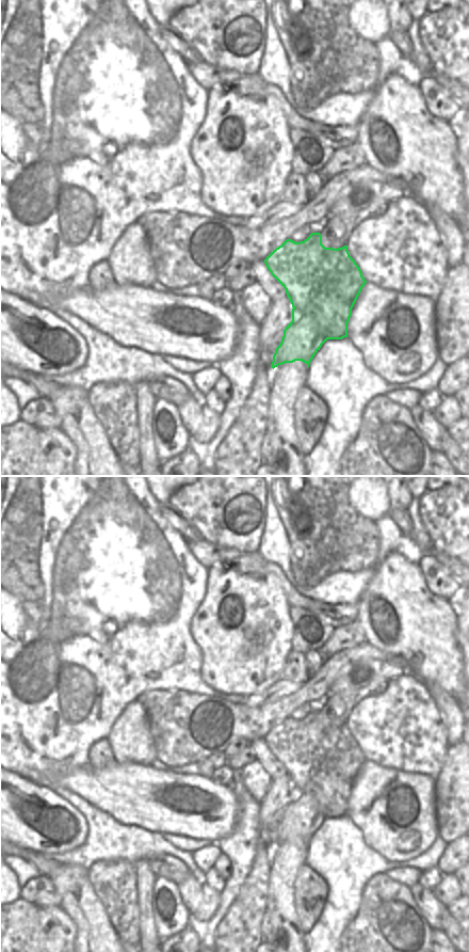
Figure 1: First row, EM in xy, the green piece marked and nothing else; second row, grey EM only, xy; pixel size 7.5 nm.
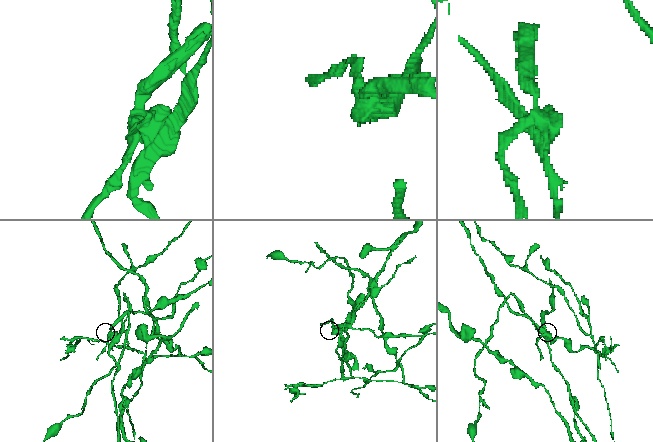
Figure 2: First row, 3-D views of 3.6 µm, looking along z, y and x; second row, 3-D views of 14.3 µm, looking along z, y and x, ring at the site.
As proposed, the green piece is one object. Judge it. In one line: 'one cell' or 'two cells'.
two cells

